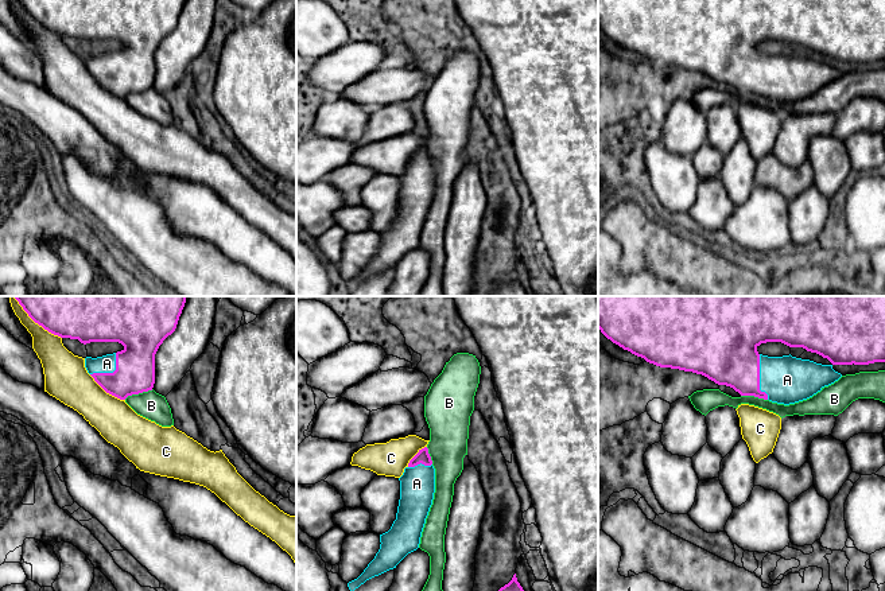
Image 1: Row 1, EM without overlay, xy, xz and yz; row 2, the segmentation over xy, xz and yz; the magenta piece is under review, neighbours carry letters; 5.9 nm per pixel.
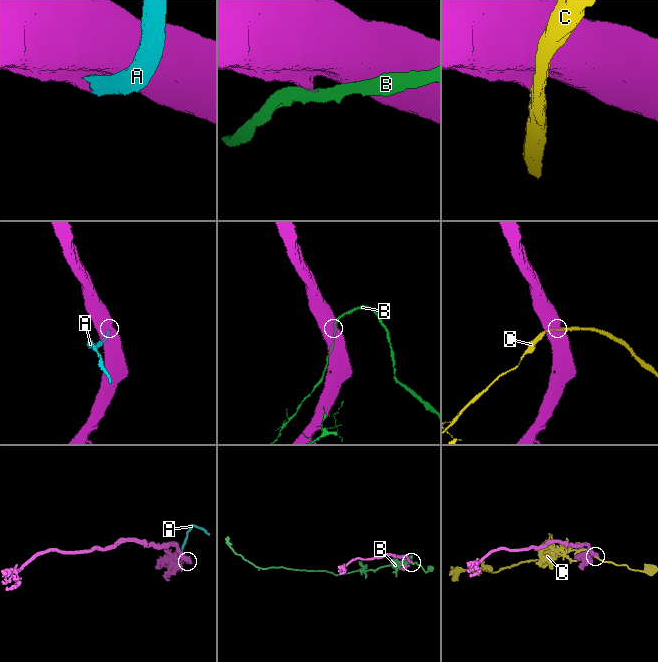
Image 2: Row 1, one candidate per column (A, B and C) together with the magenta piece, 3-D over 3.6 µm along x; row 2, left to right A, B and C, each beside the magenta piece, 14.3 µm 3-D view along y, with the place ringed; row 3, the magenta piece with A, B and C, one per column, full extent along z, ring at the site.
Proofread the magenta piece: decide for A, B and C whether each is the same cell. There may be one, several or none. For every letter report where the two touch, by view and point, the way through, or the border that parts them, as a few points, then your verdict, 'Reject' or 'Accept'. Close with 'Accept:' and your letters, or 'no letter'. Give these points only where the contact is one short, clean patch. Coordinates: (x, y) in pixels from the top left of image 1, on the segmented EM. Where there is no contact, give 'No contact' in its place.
A: Touches magenta at yz (759, 377). Accept
B: Touches magenta at xy (138, 393). Reject
C: Touches magenta at xy (35, 322). Reject
Accept: A

